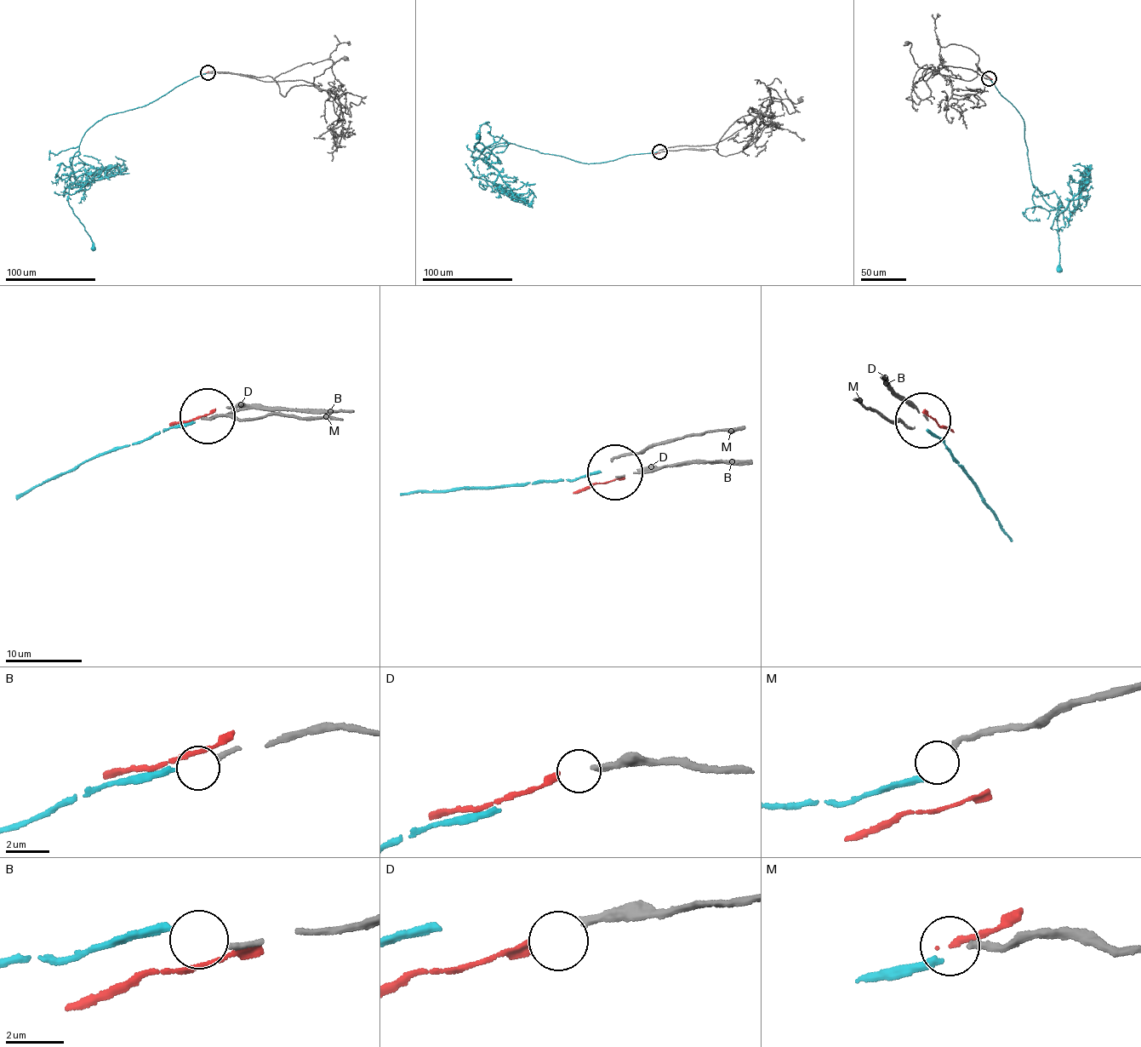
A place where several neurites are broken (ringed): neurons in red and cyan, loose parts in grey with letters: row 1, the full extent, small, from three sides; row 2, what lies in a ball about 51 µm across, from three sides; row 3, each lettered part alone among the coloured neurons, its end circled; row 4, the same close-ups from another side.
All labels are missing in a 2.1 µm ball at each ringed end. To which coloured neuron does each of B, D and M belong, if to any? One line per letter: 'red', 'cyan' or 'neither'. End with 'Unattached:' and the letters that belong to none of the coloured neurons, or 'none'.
B: neither
D: red
M: cyan
Unattached: B

